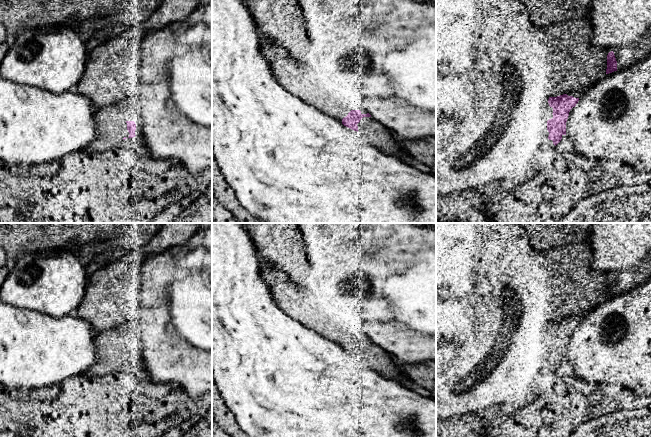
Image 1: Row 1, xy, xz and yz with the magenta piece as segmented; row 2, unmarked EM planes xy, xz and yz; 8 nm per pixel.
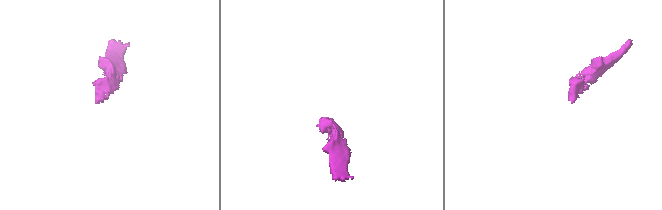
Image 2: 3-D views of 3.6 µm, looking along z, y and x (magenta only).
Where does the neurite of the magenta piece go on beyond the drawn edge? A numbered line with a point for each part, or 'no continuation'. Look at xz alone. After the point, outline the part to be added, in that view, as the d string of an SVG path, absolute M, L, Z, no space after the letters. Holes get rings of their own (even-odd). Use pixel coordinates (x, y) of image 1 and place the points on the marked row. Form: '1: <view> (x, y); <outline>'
1: xz (304, 82); M260 36L261 53L268 61L276 80L287 91L302 101L316 107L330 117L338 117L342 110L354 110L354 106L343 106L340 88L332 86L312 68L293 59L281 46Z
2: xz (373, 132); M363 117L357 126L358 132L366 142L385 154L397 157L401 161L405 158L403 148L395 140L392 133L372 117Z

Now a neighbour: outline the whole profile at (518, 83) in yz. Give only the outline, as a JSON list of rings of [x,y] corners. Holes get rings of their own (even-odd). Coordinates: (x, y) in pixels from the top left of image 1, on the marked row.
[[[521,65],[521,77],[513,78],[513,88],[515,90],[524,90],[525,89],[525,65]]]

